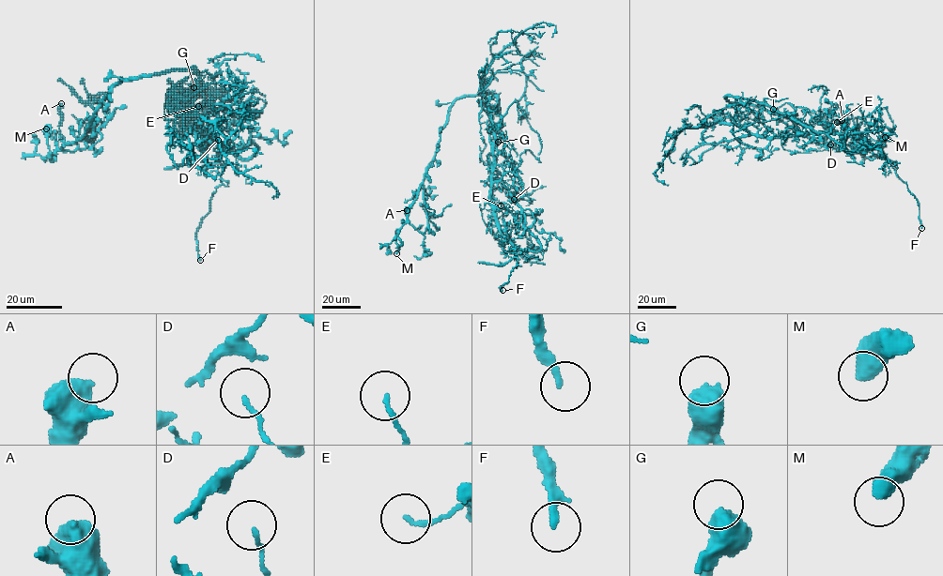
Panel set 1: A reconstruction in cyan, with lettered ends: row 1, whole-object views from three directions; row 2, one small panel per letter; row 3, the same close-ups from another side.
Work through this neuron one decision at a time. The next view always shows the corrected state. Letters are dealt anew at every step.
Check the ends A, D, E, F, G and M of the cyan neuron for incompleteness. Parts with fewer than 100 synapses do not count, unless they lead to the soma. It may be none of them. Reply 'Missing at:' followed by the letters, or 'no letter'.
Missing at: no letter

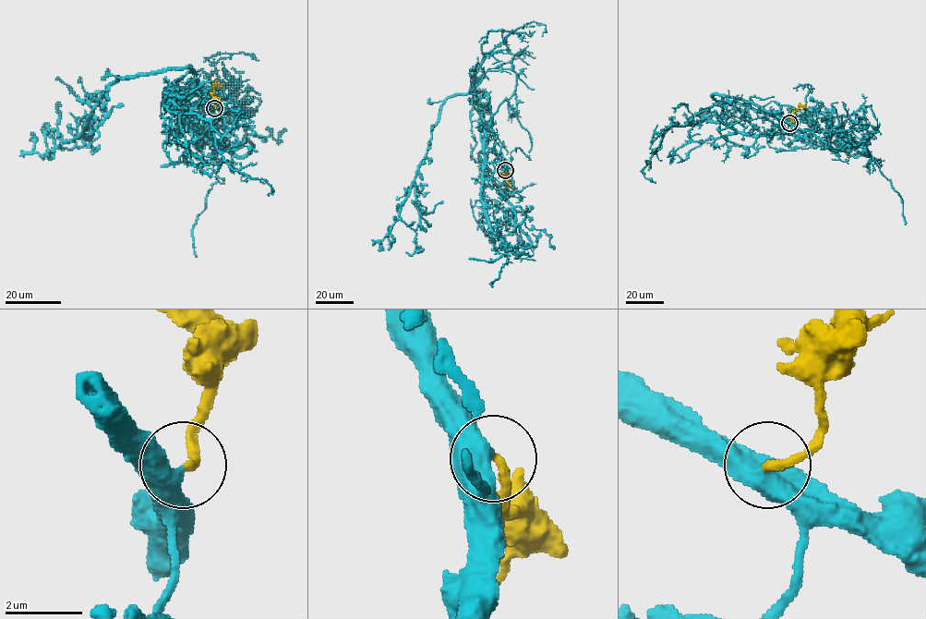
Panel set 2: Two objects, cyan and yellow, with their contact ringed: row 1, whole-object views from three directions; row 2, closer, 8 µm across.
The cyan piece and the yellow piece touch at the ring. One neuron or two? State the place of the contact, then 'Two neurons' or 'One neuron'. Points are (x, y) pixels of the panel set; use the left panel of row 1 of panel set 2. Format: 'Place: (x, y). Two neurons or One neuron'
Place: (214, 108). One neuron

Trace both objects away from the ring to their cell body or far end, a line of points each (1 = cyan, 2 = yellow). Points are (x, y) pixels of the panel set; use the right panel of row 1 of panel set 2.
1: (789, 122), (751, 103), (712, 95), (773, 115), (802, 141), (838, 150), (859, 145), (871, 126)
2: (789, 122), (794, 112), (805, 106)

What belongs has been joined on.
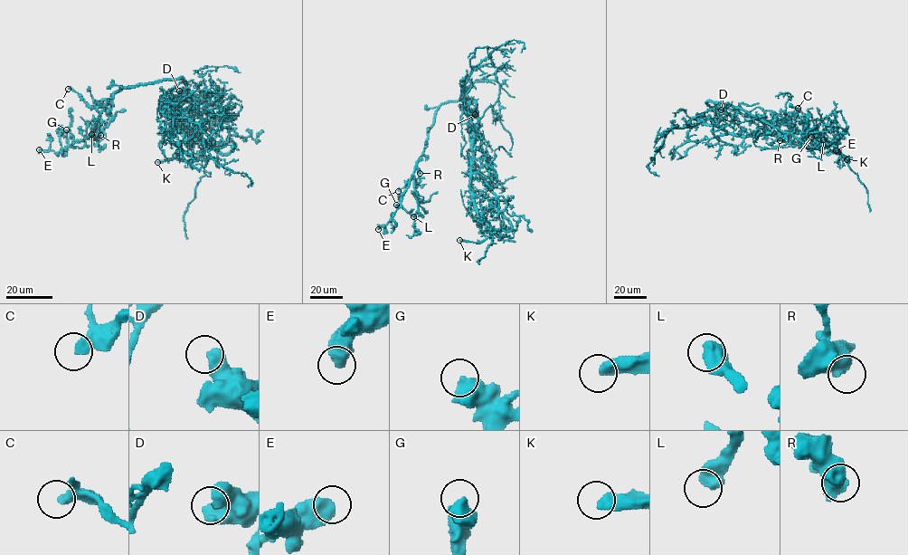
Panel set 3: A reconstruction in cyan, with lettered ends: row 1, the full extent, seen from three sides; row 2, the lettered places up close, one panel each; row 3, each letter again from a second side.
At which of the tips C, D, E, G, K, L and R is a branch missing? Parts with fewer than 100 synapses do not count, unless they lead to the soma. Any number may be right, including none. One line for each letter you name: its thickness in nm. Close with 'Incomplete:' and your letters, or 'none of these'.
K: calibre 480 nm
L: calibre 700 nm
Incomplete: K, L

